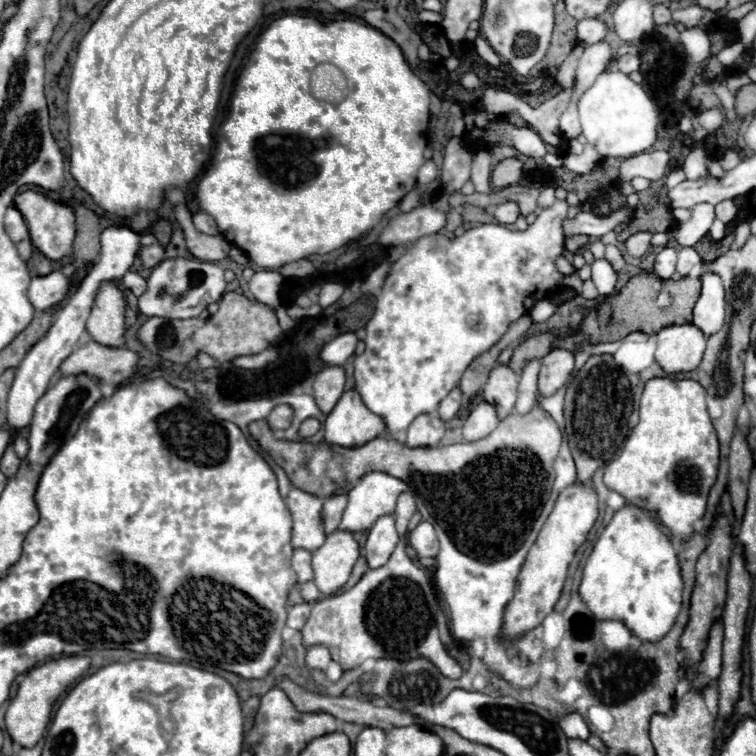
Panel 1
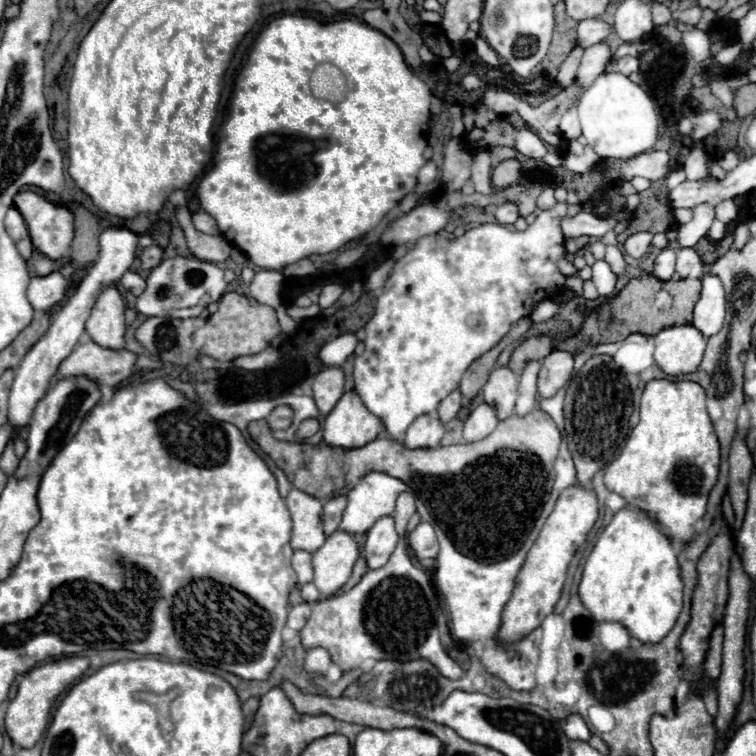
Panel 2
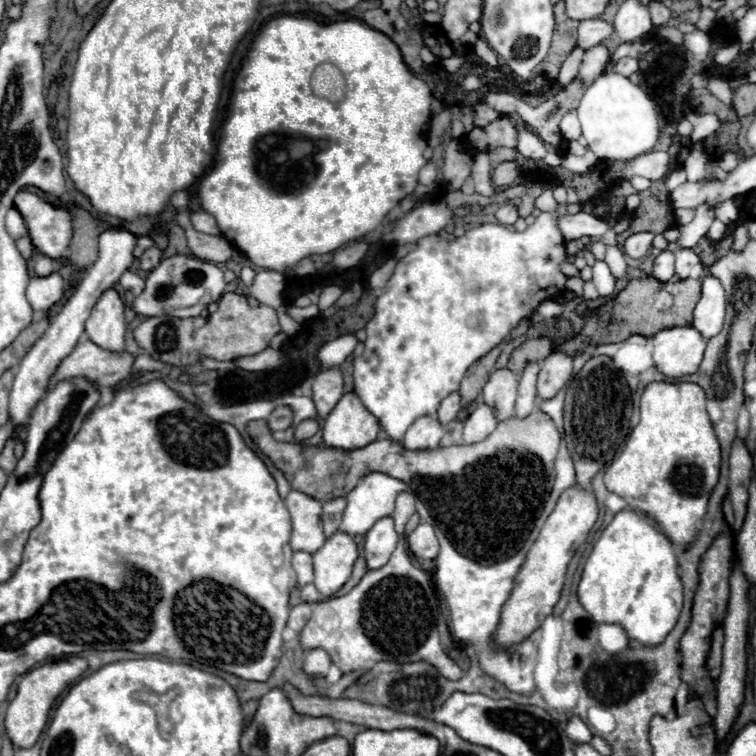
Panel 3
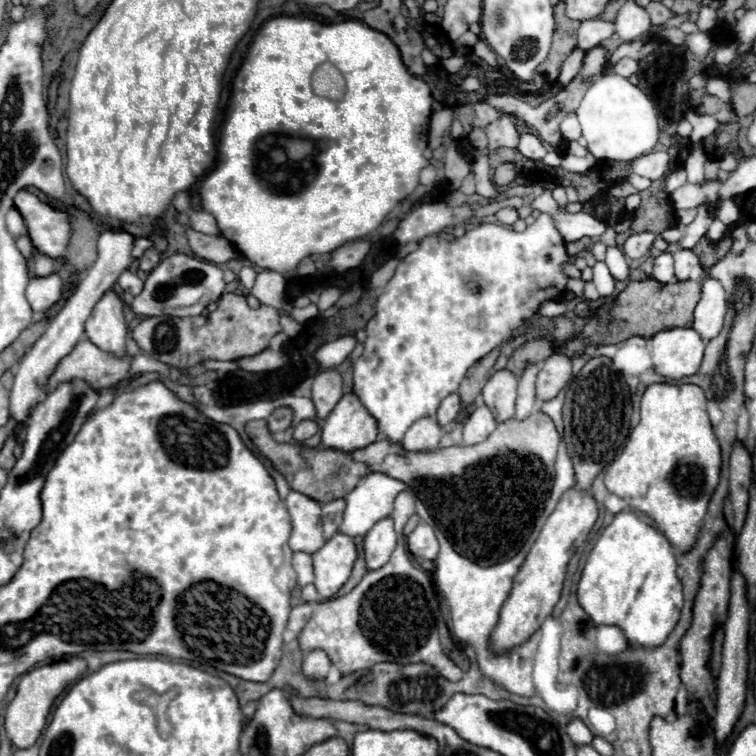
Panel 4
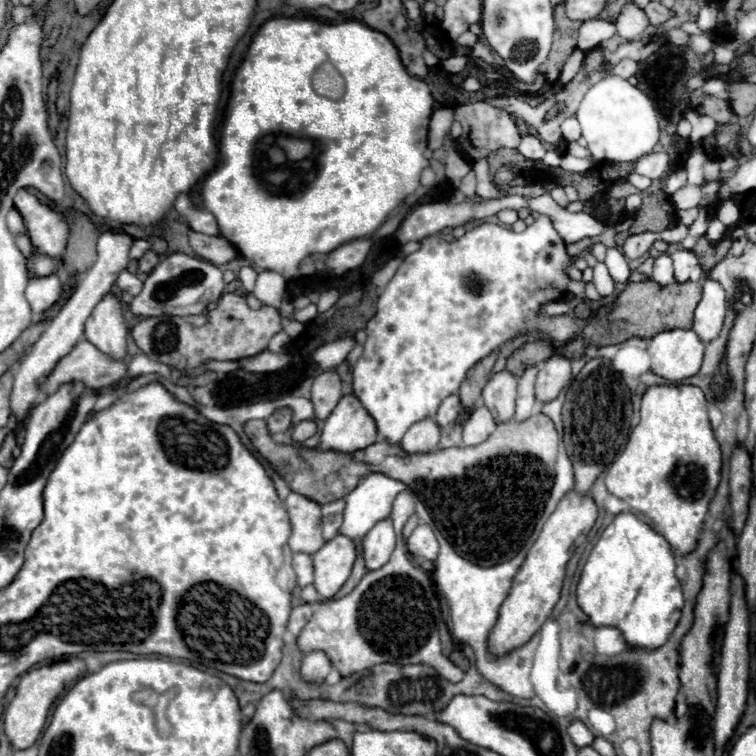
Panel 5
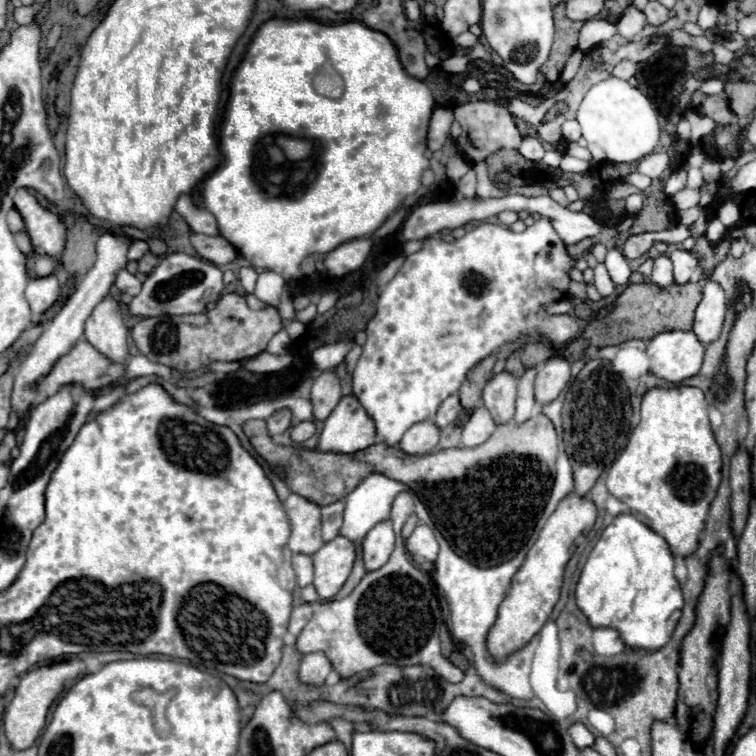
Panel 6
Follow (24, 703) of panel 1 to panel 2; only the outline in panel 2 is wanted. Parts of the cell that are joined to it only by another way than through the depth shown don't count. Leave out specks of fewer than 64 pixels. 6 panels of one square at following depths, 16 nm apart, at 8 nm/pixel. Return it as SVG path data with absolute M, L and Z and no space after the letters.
M66 656L66 658L58 658L42 666L36 666L24 676L24 680L18 686L18 694L10 702L6 712L6 732L14 744L22 748L32 748L40 740L50 720L52 704L62 694L62 690L66 690L72 682L76 682L88 670L88 666L90 666L90 660L84 656Z

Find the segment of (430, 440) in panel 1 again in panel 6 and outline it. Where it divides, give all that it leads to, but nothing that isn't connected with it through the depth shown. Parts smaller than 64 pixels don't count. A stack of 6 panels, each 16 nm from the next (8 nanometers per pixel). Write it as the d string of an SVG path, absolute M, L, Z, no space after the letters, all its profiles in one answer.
M422 420L420 424L408 428L398 446L406 454L430 454L436 450L438 440L440 440L440 428L436 428L432 420Z

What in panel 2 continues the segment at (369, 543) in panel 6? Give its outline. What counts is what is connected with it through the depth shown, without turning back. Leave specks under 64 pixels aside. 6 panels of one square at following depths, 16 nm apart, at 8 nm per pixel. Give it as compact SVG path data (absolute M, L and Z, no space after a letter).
M382 516L370 530L364 546L364 556L370 568L380 568L388 562L390 554L398 544L398 534L394 530L392 516Z

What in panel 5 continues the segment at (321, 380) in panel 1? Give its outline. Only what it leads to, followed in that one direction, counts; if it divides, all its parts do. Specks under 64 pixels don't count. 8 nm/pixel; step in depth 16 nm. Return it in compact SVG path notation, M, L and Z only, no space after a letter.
M324 370L314 378L312 386L312 404L316 410L316 418L324 420L338 400L342 398L342 380L336 370Z

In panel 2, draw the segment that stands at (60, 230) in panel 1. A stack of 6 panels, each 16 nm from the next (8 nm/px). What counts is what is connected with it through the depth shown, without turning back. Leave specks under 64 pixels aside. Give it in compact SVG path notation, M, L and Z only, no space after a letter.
M30 190L18 192L16 198L14 198L14 204L22 212L22 216L28 224L32 244L44 256L48 256L50 260L60 260L70 252L70 244L72 244L72 238L74 238L74 214L70 212L70 208L66 208L62 204L54 204L54 202L46 200L44 196L30 192Z

